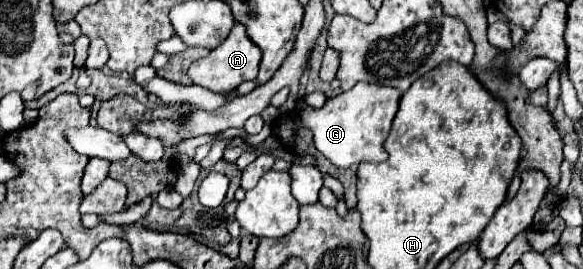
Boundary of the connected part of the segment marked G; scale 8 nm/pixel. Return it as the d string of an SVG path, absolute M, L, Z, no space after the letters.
M356 83L350 91L340 93L334 99L328 99L328 103L322 109L312 109L302 103L300 113L306 127L310 127L310 131L314 133L316 149L332 165L346 169L362 161L370 161L370 163L386 161L386 151L382 143L386 141L392 119L398 111L400 97L402 93L394 87Z

